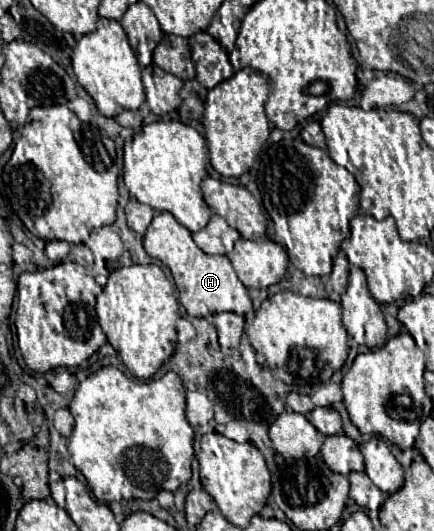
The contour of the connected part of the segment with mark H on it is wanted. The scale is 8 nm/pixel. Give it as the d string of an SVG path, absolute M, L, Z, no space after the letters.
M159 212L153 216L151 226L143 238L145 252L161 260L173 274L175 286L179 290L179 302L185 306L191 318L209 318L217 312L247 314L253 306L247 296L247 288L237 278L227 256L209 256L191 238L191 232L181 226L169 212Z

